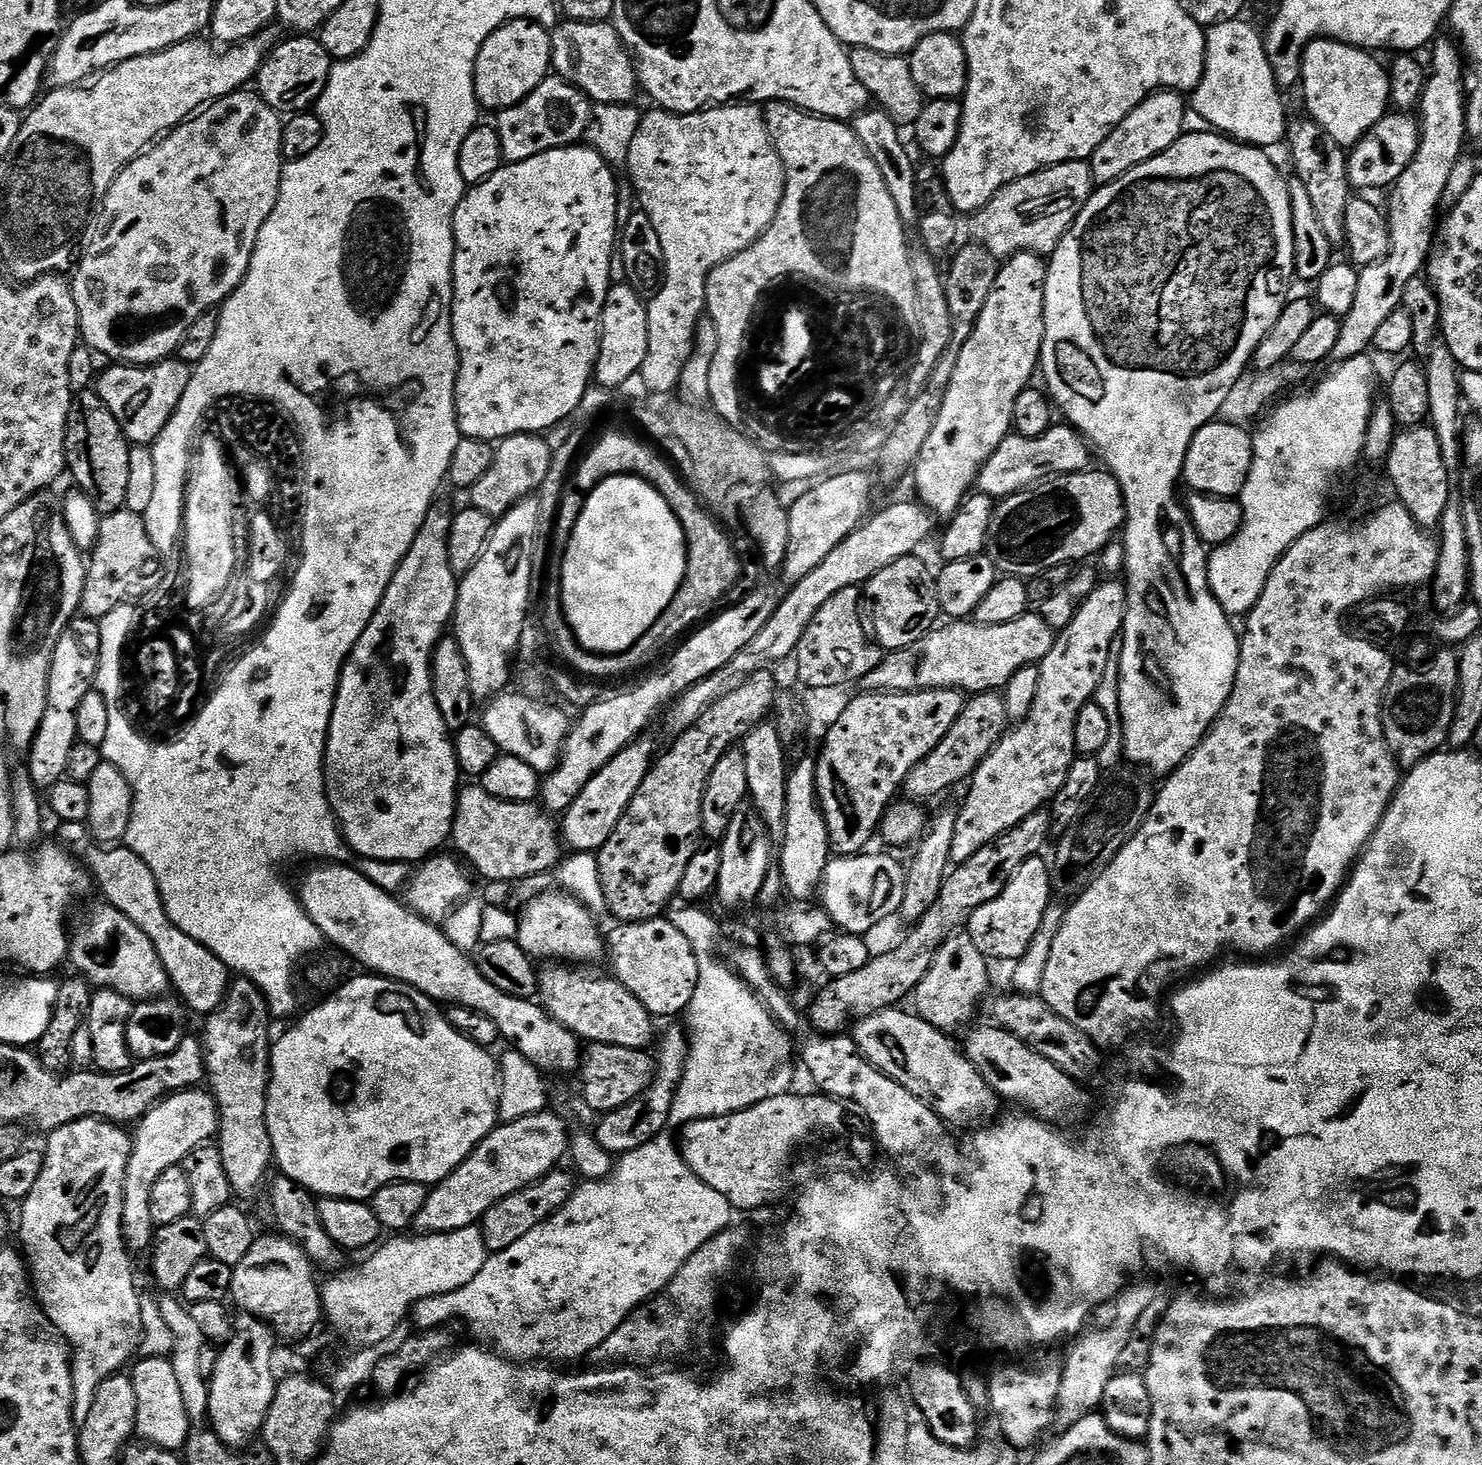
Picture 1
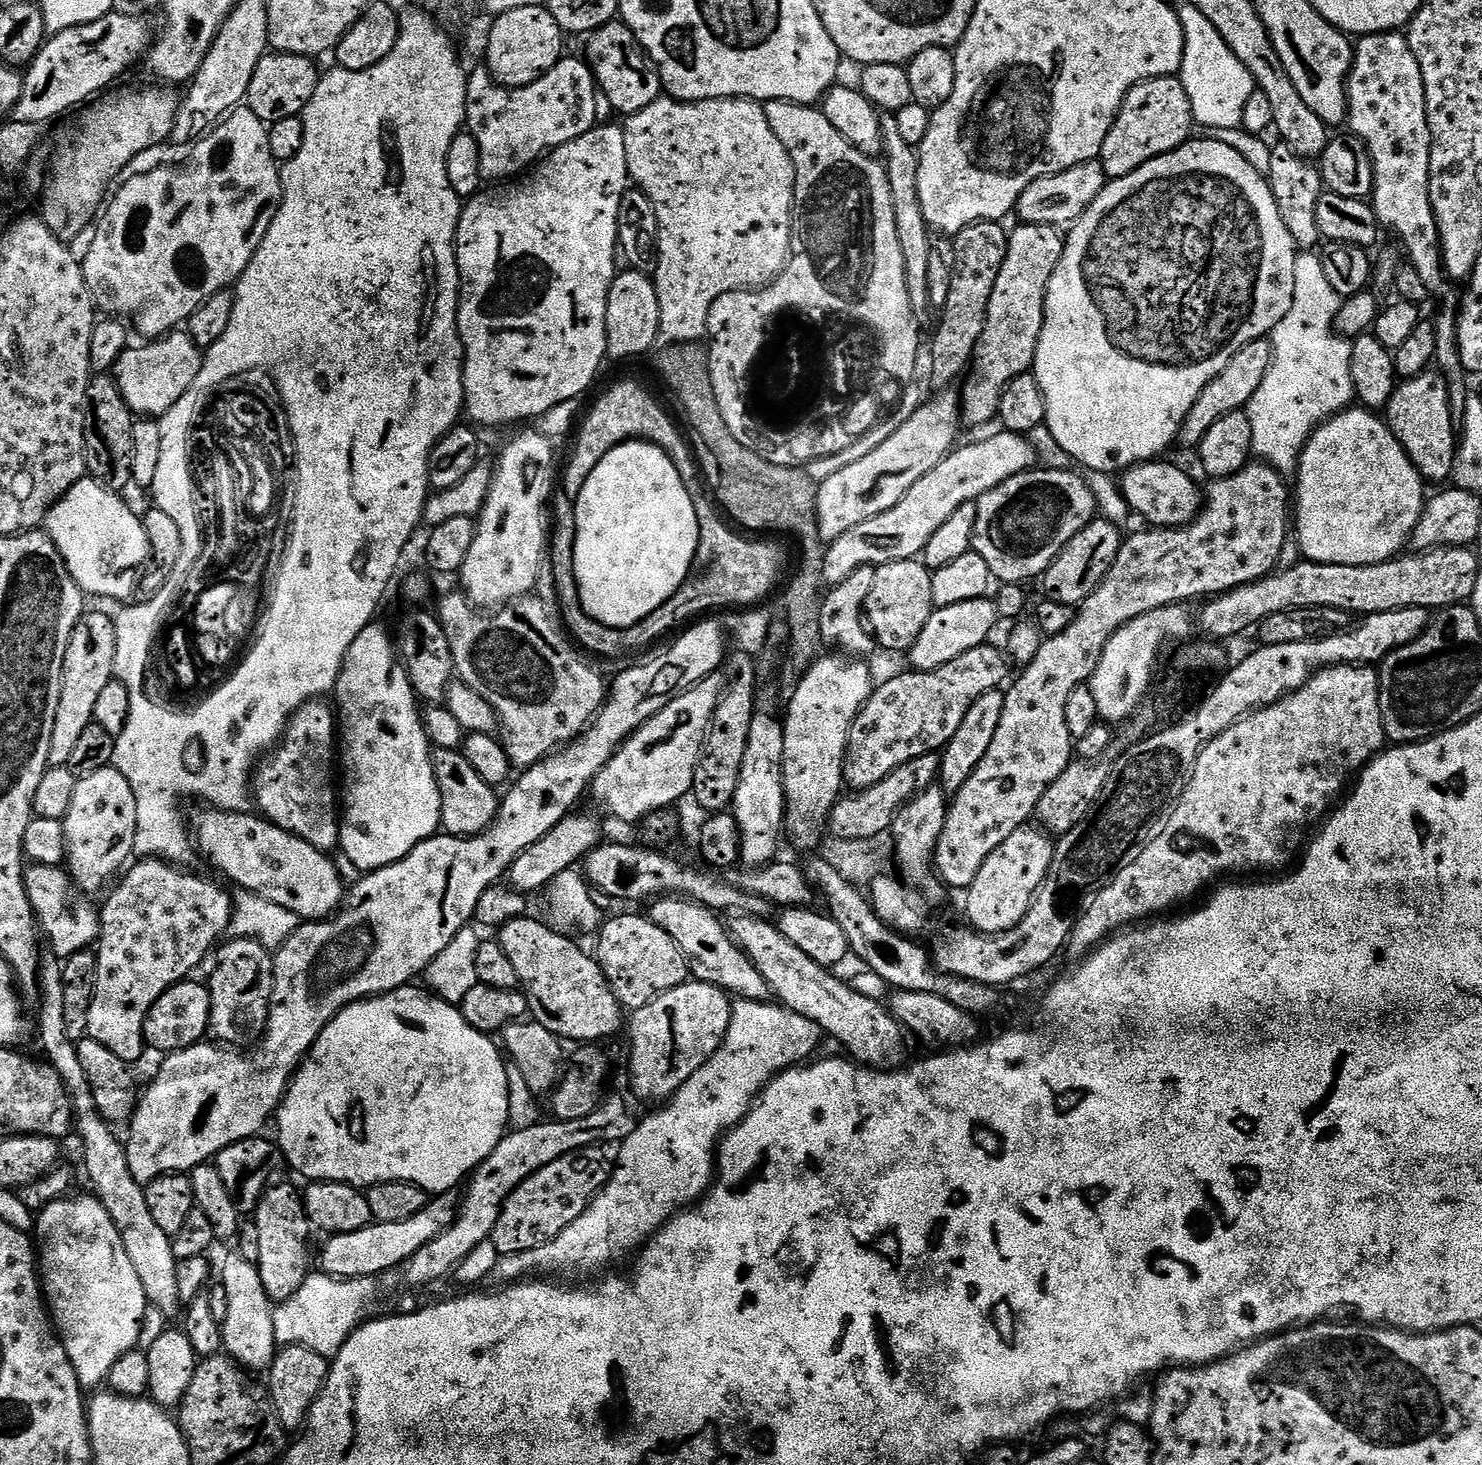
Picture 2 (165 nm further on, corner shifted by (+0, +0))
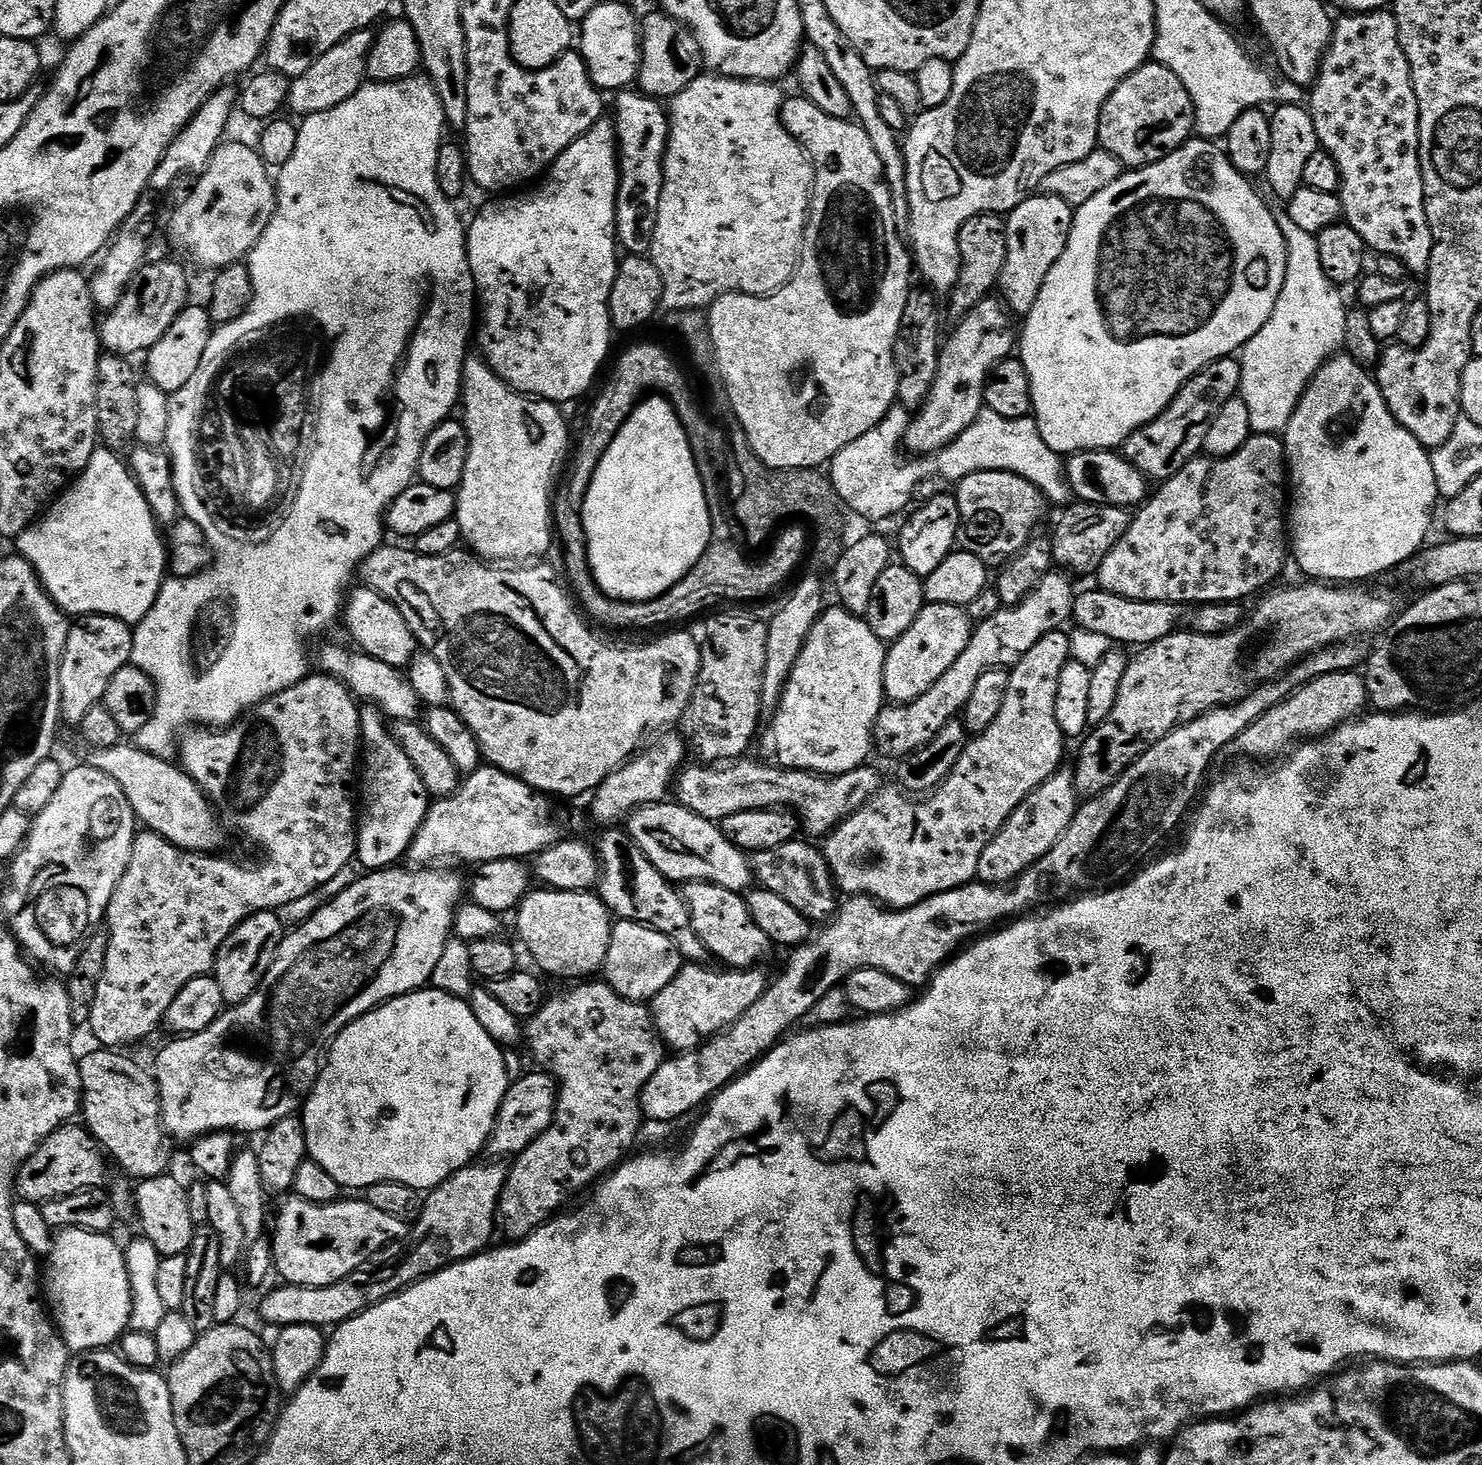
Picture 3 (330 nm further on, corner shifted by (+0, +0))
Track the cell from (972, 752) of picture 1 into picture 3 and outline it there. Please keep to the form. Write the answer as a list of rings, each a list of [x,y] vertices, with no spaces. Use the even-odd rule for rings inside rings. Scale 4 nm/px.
[[[748,759],[719,764],[695,762],[681,767],[674,781],[675,803],[713,822],[725,820],[730,814],[740,814],[742,810],[787,808],[795,812],[803,831],[805,828],[810,835],[824,838],[843,820],[855,814],[882,787],[879,774],[869,766],[837,776],[821,776],[819,772],[803,772],[797,768],[771,768],[768,764]]]

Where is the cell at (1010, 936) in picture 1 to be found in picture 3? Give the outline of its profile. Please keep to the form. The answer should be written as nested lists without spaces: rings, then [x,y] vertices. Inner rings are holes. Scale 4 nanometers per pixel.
[[[1068,766],[1061,767],[1059,772],[1053,774],[1042,786],[1038,786],[1024,801],[1010,814],[1010,818],[1002,825],[992,837],[991,842],[982,850],[982,858],[978,858],[976,880],[982,884],[1006,884],[1015,881],[1034,862],[1038,862],[1062,838],[1062,834],[1070,826],[1076,816],[1078,797],[1076,794],[1076,777],[1073,769]]]

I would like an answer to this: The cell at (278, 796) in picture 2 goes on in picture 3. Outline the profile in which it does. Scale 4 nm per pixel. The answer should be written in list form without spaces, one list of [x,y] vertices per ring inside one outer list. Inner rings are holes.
[[[309,674],[294,686],[266,698],[255,708],[249,708],[240,719],[227,725],[223,730],[209,730],[207,727],[200,726],[195,730],[188,730],[183,733],[178,744],[178,760],[188,777],[198,785],[209,801],[240,800],[241,806],[244,807],[244,816],[238,817],[236,824],[254,843],[268,844],[268,860],[262,861],[261,864],[235,864],[232,860],[223,860],[220,854],[188,852],[185,848],[179,848],[168,840],[163,840],[157,832],[144,830],[137,835],[130,854],[130,862],[108,903],[108,915],[106,917],[108,949],[104,959],[104,969],[98,982],[98,990],[94,994],[92,1009],[86,1021],[87,1027],[92,1027],[93,1034],[100,1039],[101,1045],[116,1050],[124,1046],[120,1044],[132,1044],[135,1040],[142,1040],[150,1035],[156,1027],[161,1027],[164,1024],[166,1010],[170,1010],[170,1002],[174,1002],[178,990],[182,990],[182,986],[186,986],[186,982],[190,982],[190,978],[207,976],[215,969],[216,956],[220,953],[220,948],[226,942],[226,938],[247,916],[252,916],[256,912],[281,910],[280,908],[286,904],[296,904],[299,900],[306,899],[315,888],[330,883],[348,863],[353,863],[356,854],[358,808],[357,805],[352,805],[352,775],[355,772],[357,775],[358,757],[362,752],[361,711],[361,705],[356,697],[333,676]]]

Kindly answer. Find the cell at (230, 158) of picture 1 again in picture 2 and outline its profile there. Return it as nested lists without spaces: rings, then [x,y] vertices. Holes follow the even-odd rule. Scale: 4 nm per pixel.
[[[247,106],[234,108],[215,128],[191,145],[192,153],[189,154],[188,161],[181,168],[152,168],[149,172],[140,172],[137,176],[130,177],[120,189],[119,187],[115,189],[116,197],[114,197],[114,192],[111,199],[107,201],[94,228],[96,237],[93,238],[88,253],[82,256],[86,286],[90,290],[92,301],[105,317],[119,318],[127,322],[135,331],[137,328],[144,338],[159,338],[179,329],[188,321],[190,314],[194,314],[194,310],[198,310],[198,306],[206,302],[206,298],[231,289],[235,285],[240,275],[250,266],[262,238],[266,238],[266,230],[270,230],[270,222],[274,222],[284,197],[280,181],[281,165],[274,158],[274,154],[270,154],[268,130],[269,125],[260,121]]]

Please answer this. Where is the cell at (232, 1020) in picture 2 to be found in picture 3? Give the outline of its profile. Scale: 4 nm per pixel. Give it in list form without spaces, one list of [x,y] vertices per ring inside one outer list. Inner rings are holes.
[[[275,911],[256,912],[247,916],[226,938],[226,942],[220,948],[216,956],[214,975],[218,987],[222,989],[222,998],[225,1005],[241,1004],[250,998],[258,990],[266,970],[271,966],[272,959],[276,957],[276,951],[280,941],[286,935],[286,927],[279,920]]]

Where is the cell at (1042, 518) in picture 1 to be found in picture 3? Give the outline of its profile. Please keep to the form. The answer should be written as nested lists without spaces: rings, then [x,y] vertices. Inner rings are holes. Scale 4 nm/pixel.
[[[979,472],[962,478],[955,485],[954,495],[958,502],[960,529],[956,543],[963,551],[973,552],[986,562],[995,556],[1011,558],[1017,556],[1037,535],[1044,515],[1050,511],[1047,497],[1026,478],[1013,472]]]

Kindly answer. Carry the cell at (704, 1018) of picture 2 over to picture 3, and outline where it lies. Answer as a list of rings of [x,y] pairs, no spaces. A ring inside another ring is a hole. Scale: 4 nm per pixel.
[[[688,962],[680,972],[650,1001],[652,1021],[656,1024],[661,1040],[672,1050],[698,1048],[718,1032],[725,1031],[736,1023],[736,1019],[758,998],[766,987],[763,967],[707,968],[704,962]]]

